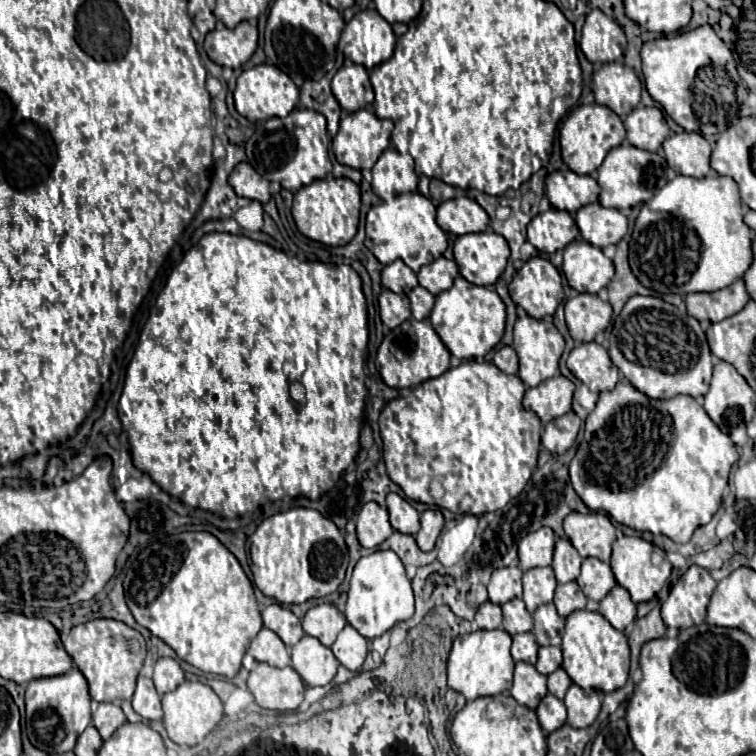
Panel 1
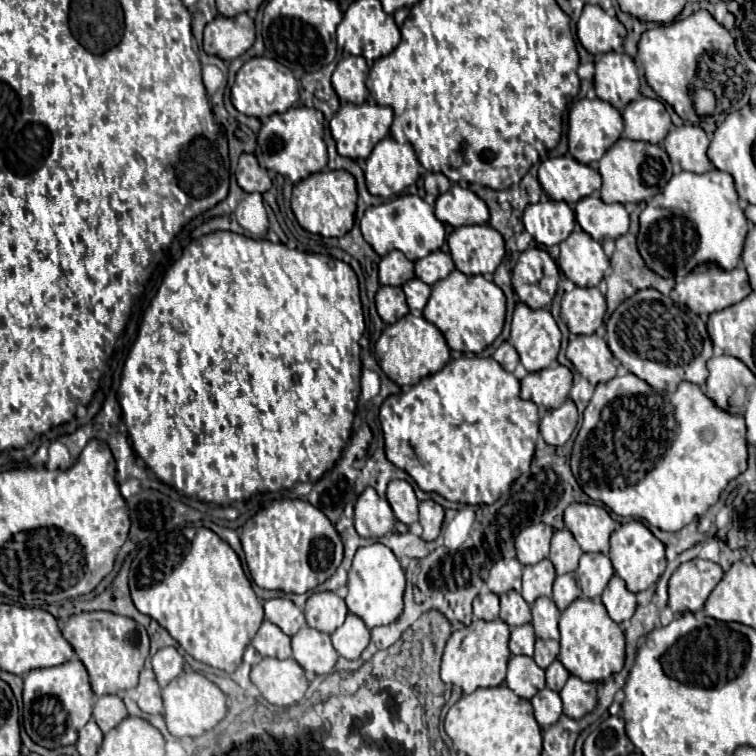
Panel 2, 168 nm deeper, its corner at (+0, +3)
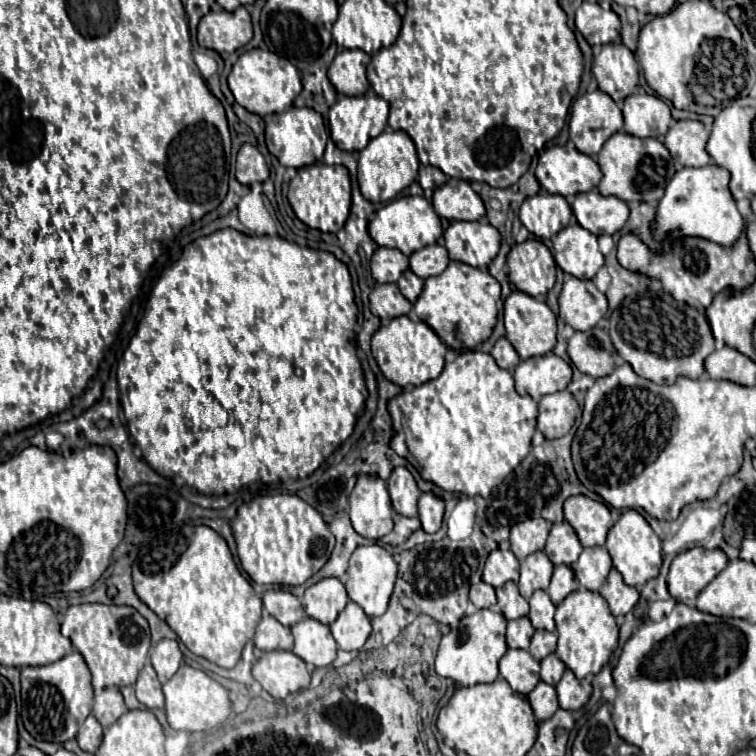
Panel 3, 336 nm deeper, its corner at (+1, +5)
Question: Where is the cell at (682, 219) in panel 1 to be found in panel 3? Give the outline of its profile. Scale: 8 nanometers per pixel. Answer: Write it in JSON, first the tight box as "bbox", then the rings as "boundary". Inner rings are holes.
{"bbox":[655,166,745,246],"boundary":[[[703,166],[703,170],[699,168],[685,168],[685,170],[679,170],[673,180],[667,184],[665,188],[665,196],[661,198],[659,206],[657,206],[657,218],[655,218],[655,238],[661,242],[665,236],[669,234],[675,234],[675,236],[701,236],[701,238],[707,238],[707,240],[713,240],[721,246],[729,246],[729,244],[735,244],[737,236],[741,236],[741,230],[743,230],[745,222],[743,222],[743,216],[739,214],[737,206],[735,206],[735,200],[729,192],[729,172],[721,166]]]}

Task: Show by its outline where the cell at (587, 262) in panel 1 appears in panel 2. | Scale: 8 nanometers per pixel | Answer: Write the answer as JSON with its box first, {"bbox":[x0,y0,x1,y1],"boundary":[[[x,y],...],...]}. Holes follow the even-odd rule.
{"bbox":[560,228,610,286],"boundary":[[[576,228],[562,244],[560,244],[560,270],[570,278],[576,286],[598,286],[610,268],[610,260],[602,250],[602,244],[590,238],[584,230]]]}

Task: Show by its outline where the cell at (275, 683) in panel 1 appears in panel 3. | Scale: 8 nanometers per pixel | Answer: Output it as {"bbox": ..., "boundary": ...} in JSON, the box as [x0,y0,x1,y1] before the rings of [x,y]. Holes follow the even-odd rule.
{"bbox":[253,650,311,700],"boundary":[[[287,650],[265,652],[253,664],[253,678],[277,700],[307,688],[311,682],[311,674],[305,662]]]}

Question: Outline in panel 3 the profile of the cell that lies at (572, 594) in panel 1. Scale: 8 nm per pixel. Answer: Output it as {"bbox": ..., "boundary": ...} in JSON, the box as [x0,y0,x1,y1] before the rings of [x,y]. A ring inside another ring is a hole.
{"bbox":[547,564,579,604],"boundary":[[[563,564],[555,566],[551,584],[547,588],[547,594],[551,596],[553,604],[559,604],[569,592],[575,592],[575,590],[579,590],[579,584],[577,584],[577,578],[573,576],[571,566],[563,566]]]}

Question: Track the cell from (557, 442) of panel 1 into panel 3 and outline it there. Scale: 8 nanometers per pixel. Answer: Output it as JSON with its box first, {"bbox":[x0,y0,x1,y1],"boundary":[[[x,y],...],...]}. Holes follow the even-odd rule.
{"bbox":[537,390,579,440],"boundary":[[[559,390],[559,392],[547,394],[539,402],[537,428],[549,440],[561,438],[571,430],[577,414],[579,414],[579,404],[569,390]]]}

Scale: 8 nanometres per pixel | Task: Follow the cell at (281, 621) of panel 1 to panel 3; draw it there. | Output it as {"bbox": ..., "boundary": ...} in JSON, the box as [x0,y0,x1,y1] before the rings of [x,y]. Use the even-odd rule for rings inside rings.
{"bbox":[263,590,307,626],"boundary":[[[267,590],[263,594],[263,606],[285,626],[293,626],[307,616],[299,598],[293,596],[289,590]]]}

